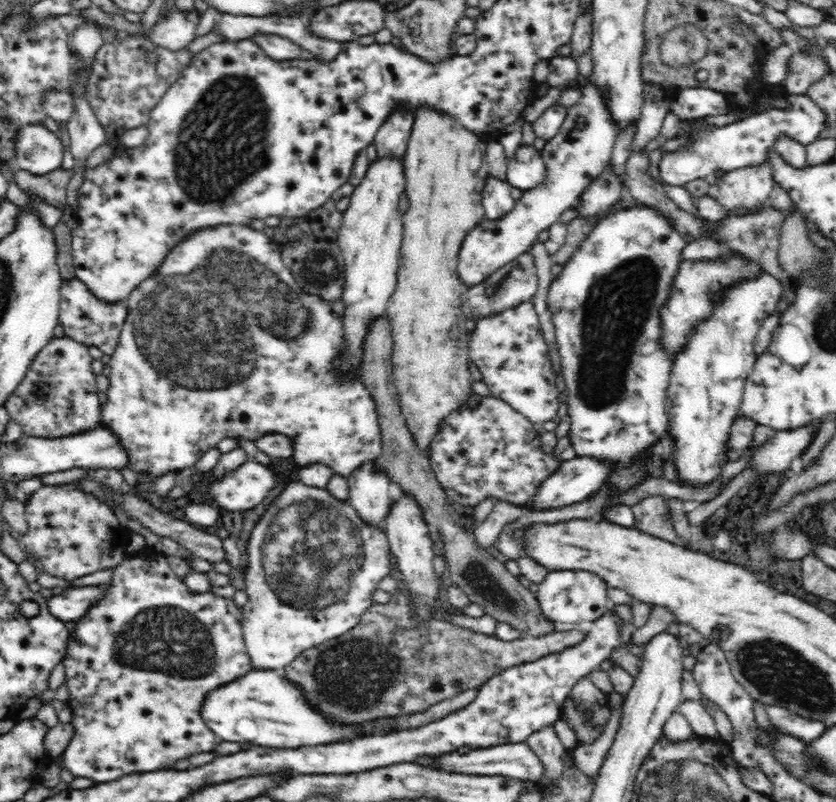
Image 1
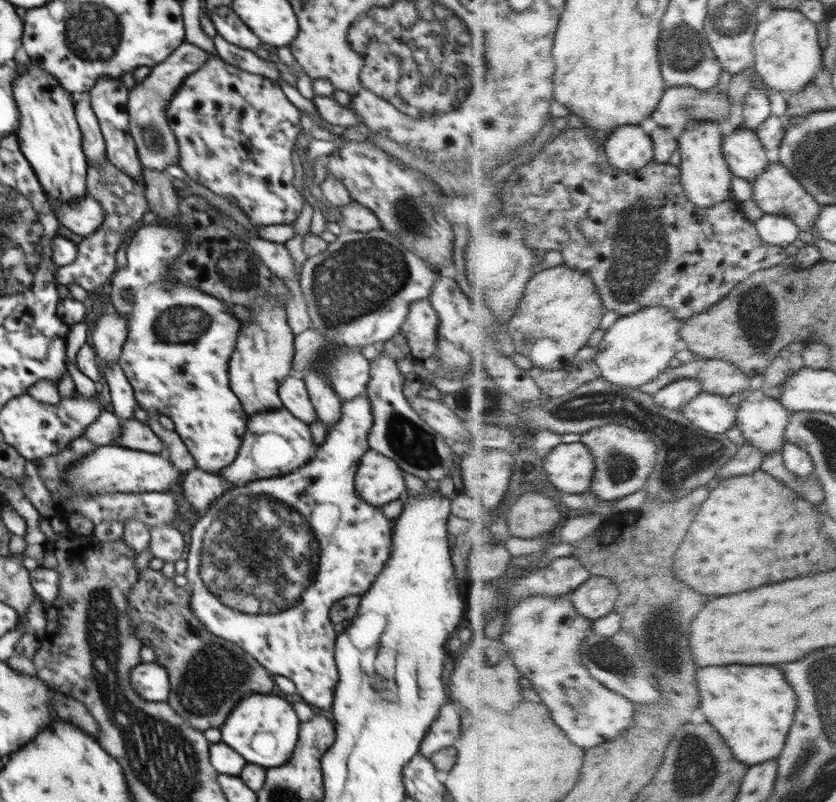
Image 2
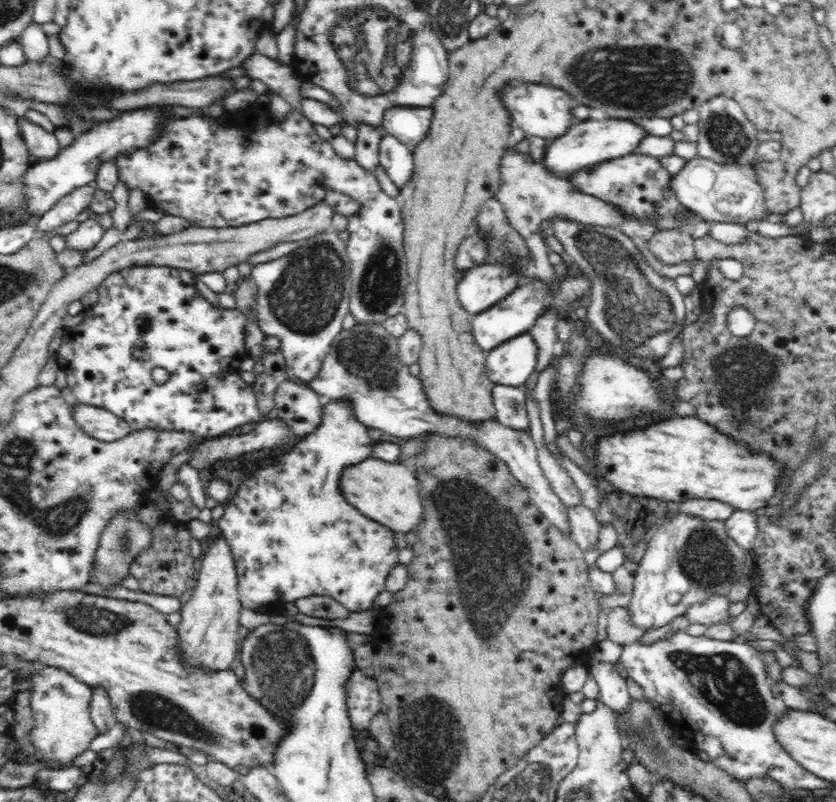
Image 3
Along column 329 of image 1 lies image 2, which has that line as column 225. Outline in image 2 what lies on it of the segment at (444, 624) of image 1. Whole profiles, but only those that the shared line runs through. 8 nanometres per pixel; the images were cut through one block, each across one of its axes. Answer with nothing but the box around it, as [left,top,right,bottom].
[128,568,272,728]

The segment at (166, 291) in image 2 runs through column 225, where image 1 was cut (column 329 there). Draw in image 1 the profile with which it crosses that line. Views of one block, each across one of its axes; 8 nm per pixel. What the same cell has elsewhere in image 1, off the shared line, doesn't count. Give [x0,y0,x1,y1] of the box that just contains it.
[101,223,382,478]

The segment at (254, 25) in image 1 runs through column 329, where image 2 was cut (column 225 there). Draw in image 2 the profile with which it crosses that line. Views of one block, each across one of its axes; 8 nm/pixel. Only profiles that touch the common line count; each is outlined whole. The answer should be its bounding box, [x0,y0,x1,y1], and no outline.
[213,34,287,82]

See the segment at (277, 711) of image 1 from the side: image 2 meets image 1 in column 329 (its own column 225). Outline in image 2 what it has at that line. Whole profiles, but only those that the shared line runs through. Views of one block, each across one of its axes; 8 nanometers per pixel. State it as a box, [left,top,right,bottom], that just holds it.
[221,694,298,767]

